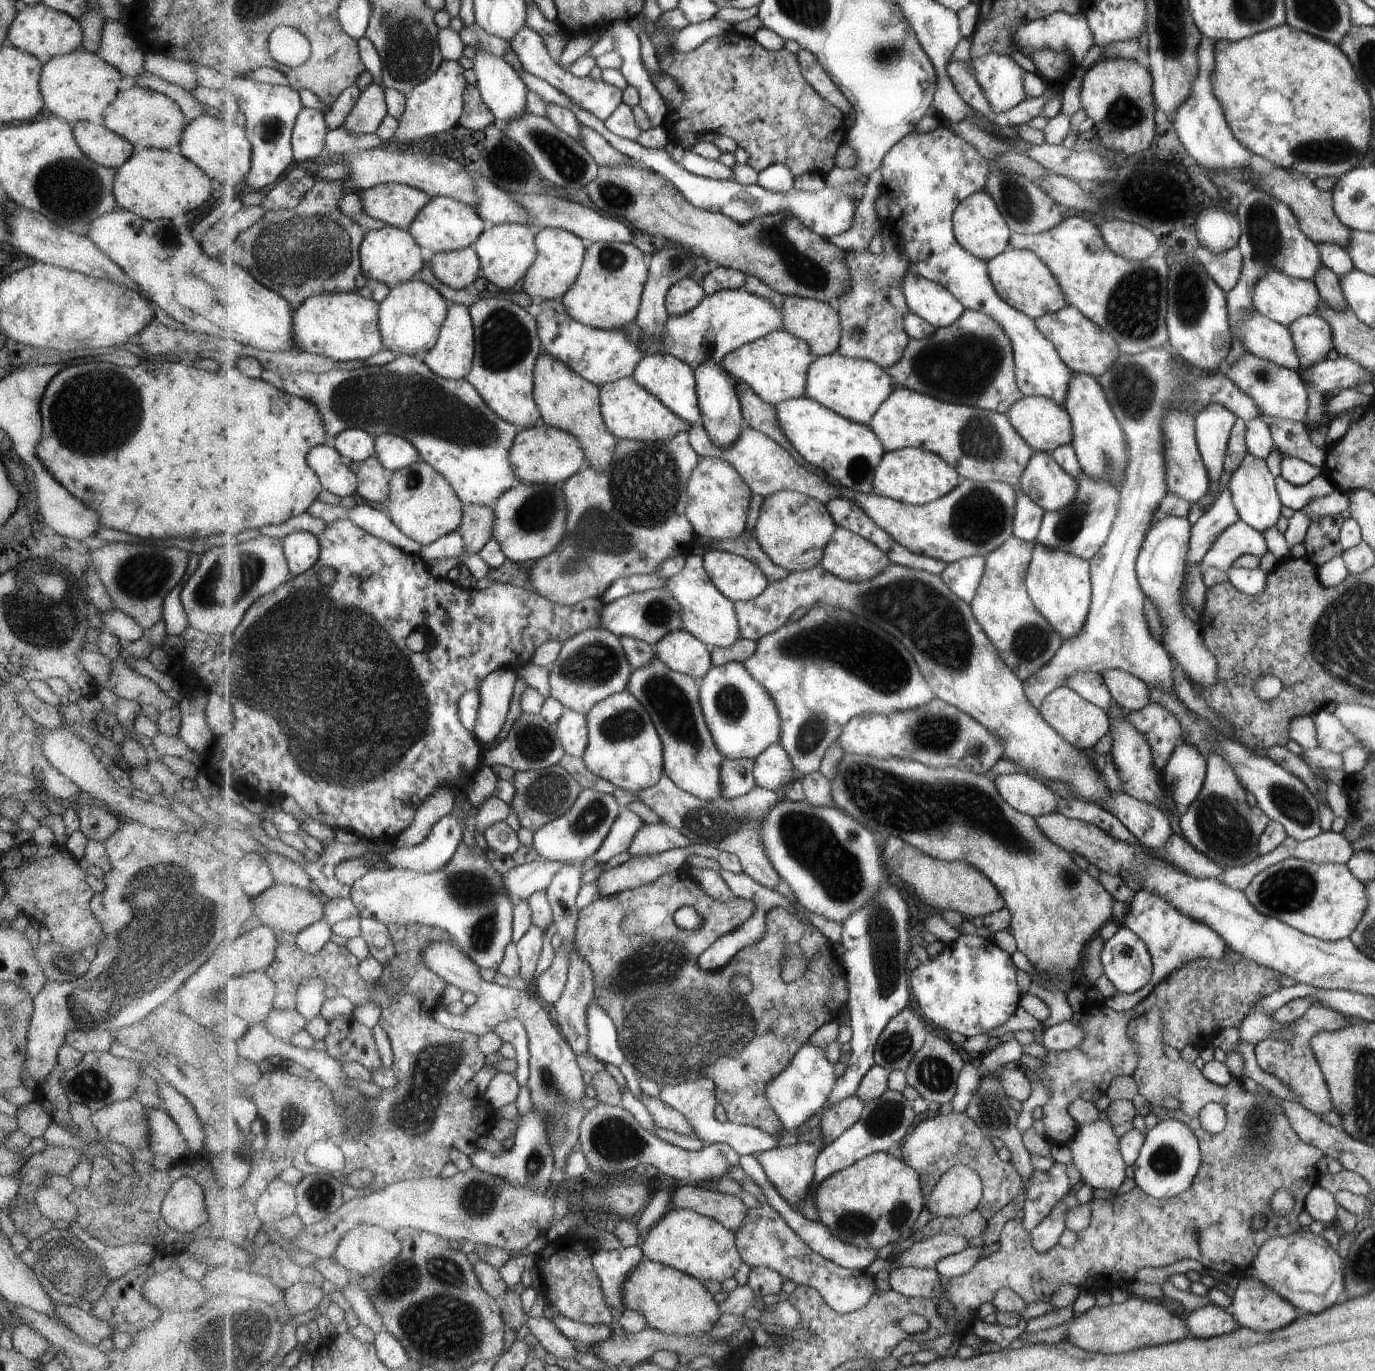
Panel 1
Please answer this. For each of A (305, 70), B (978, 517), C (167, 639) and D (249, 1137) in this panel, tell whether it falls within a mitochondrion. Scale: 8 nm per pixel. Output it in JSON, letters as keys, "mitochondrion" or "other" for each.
{"A":"other","B":"mitochondrion","C":"other","D":"other"}

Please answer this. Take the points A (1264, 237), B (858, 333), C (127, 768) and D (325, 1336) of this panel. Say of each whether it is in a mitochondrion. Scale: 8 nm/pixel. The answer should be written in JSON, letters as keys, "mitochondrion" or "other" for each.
{"A":"mitochondrion","B":"mitochondrion","C":"other","D":"other"}

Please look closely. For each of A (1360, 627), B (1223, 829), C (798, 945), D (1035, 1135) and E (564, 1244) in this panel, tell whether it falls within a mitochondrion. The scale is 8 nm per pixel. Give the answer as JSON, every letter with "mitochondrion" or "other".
{"A":"mitochondrion","B":"mitochondrion","C":"other","D":"other","E":"other"}

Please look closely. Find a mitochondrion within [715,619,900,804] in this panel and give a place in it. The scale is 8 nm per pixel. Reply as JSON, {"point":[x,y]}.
{"point":[812,733]}

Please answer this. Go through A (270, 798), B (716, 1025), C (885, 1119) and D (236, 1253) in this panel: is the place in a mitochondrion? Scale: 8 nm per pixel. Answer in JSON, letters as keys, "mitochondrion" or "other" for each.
{"A":"other","B":"mitochondrion","C":"mitochondrion","D":"other"}

